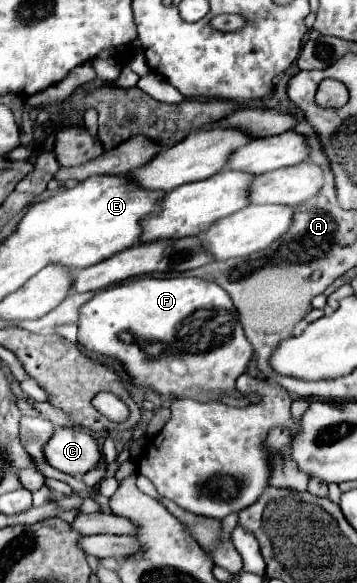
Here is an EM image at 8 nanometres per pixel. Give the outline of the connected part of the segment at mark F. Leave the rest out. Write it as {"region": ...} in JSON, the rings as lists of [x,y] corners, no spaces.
{"region":[[[144,276],[104,288],[96,292],[94,298],[82,304],[82,308],[78,310],[78,344],[100,358],[118,360],[126,370],[128,382],[132,386],[146,388],[162,396],[190,398],[198,402],[220,402],[232,408],[244,408],[252,404],[248,398],[242,396],[238,398],[234,392],[236,392],[236,378],[250,368],[254,350],[246,340],[246,334],[242,332],[238,312],[228,292],[214,282],[184,276],[178,278]]]}

